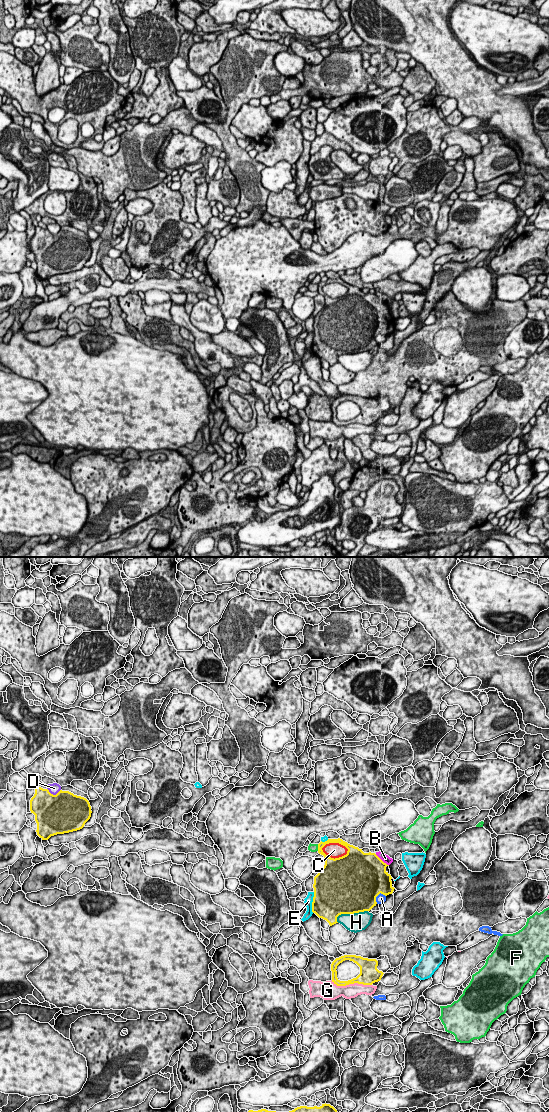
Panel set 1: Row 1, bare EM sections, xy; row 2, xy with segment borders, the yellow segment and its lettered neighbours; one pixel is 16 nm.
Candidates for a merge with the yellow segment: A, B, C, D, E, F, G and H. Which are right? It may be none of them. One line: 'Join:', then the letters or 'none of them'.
Join: none of them

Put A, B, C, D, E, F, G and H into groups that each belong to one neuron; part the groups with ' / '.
A / B / C D / E / F / G / H

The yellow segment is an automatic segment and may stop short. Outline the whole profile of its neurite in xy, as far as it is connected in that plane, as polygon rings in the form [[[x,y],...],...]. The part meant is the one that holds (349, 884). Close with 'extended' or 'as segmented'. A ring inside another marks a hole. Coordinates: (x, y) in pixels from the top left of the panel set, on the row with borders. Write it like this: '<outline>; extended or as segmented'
[[[328,839],[318,844],[318,853],[324,856],[325,865],[314,877],[314,897],[312,912],[319,918],[326,920],[330,926],[338,923],[337,917],[341,914],[354,914],[370,911],[376,906],[376,897],[381,893],[385,896],[392,894],[392,877],[386,871],[389,866],[375,853],[364,853],[362,849],[348,844],[342,839]],[[329,843],[339,843],[345,846],[347,854],[339,858],[331,858],[322,848]]]; as segmented

